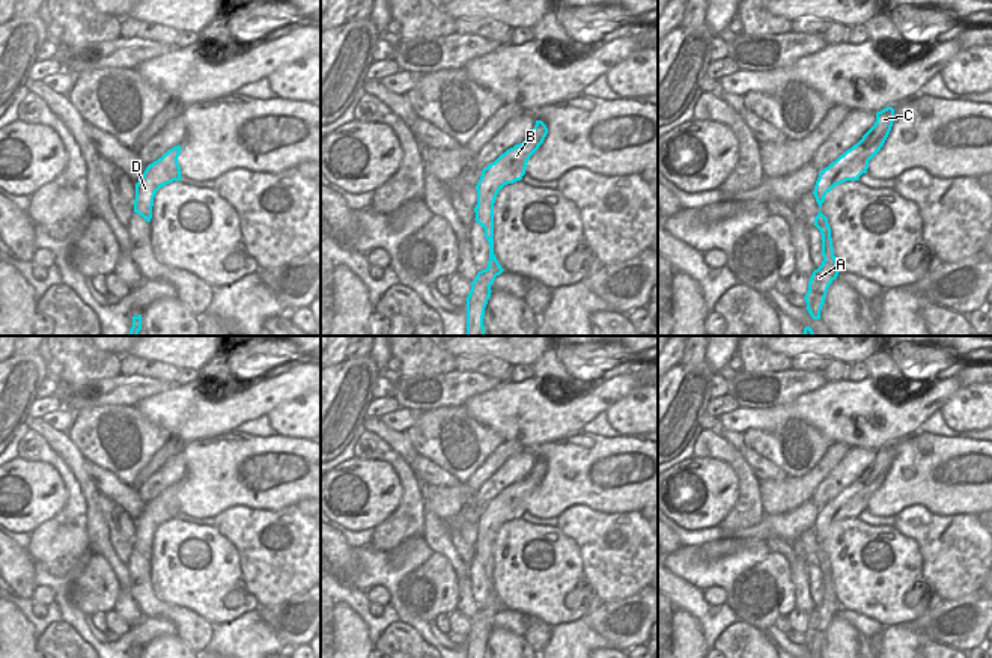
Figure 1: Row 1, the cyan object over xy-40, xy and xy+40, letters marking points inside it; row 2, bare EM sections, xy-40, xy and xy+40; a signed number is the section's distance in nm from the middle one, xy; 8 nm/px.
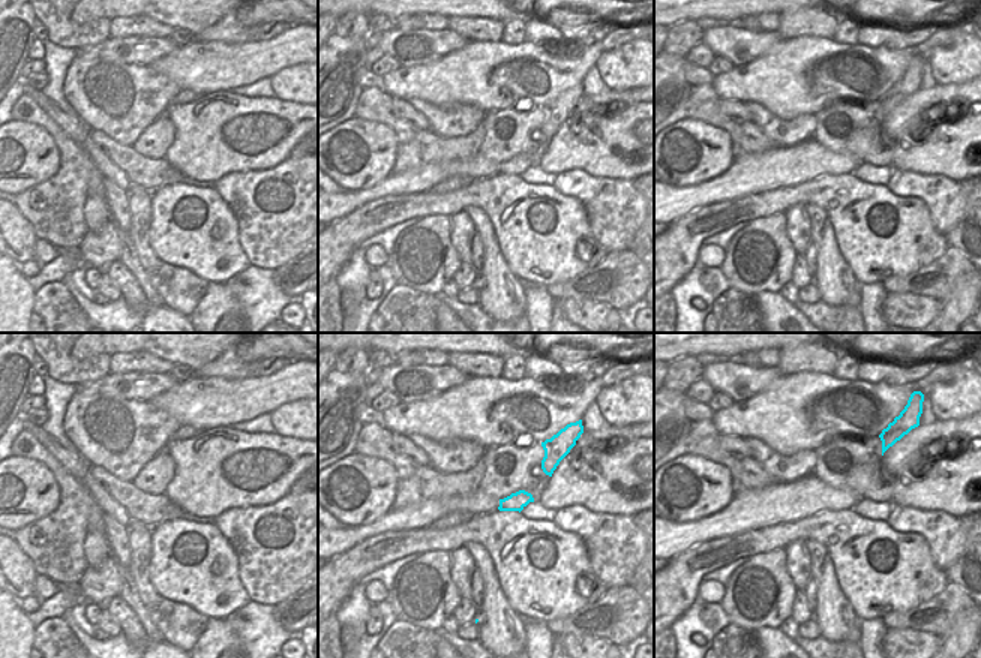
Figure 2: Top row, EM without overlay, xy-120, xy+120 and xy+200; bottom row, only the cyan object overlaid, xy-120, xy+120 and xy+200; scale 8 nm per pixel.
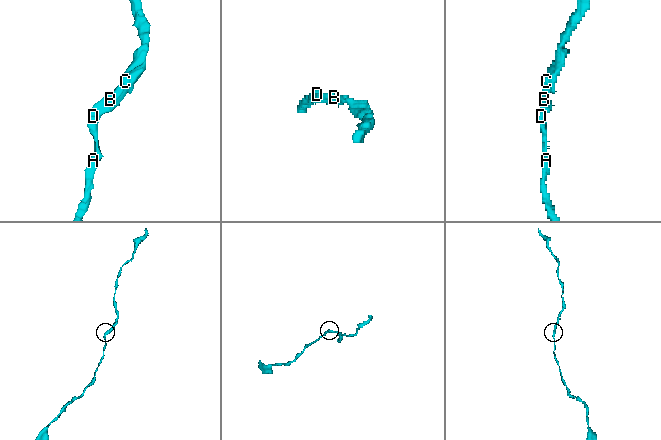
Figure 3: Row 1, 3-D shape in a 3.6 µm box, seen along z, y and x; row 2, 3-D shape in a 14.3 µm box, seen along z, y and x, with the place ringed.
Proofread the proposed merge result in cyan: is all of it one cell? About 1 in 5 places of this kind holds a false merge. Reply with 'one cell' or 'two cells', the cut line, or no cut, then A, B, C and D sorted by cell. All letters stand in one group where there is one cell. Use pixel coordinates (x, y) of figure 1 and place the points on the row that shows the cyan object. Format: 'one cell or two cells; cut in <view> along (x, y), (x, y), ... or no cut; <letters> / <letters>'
one cell; no cut; A B C D

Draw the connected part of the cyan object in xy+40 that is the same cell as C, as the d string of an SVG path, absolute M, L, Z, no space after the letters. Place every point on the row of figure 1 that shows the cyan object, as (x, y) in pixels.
M887 107L876 113L875 125L863 136L863 139L832 161L828 167L819 172L814 185L814 197L819 205L819 214L814 218L814 226L822 235L822 265L813 271L808 291L804 297L807 310L813 319L820 319L820 310L829 285L841 271L834 256L831 227L828 218L820 212L825 196L835 185L846 181L858 181L863 173L867 173L869 161L884 146L894 122L894 108Z

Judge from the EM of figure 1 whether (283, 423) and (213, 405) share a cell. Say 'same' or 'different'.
different

